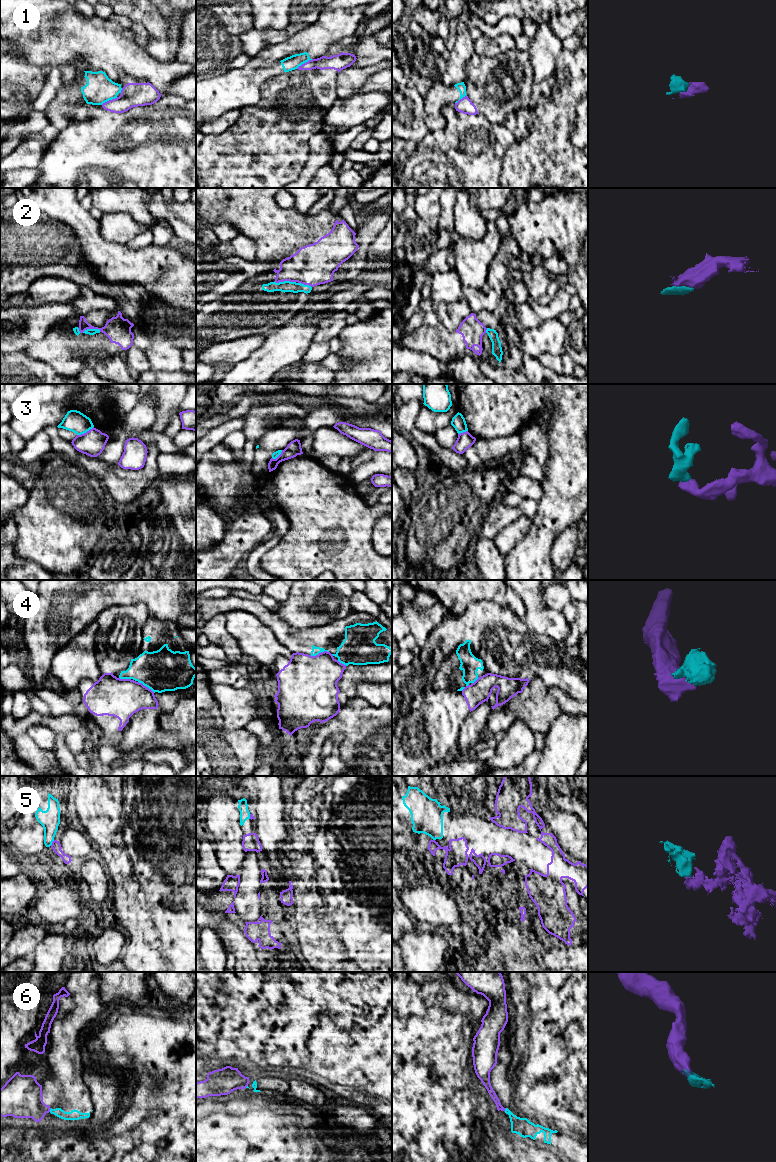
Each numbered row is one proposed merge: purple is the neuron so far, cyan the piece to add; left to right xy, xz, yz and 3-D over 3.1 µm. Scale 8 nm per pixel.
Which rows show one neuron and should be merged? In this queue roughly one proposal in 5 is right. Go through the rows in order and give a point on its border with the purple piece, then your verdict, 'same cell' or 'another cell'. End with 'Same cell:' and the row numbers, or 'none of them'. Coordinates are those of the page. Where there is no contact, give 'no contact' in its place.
1: meets purple in xy at (109, 100); another cell
2: meets purple in xz at (284, 280); same cell
3: meets purple in xy at (86, 432); another cell
4: meets purple in xz at (319, 653); another cell
5: meets purple in xy at (52, 843); same cell
6: meets purple in xy at (49, 1110); another cell
Same cell: 2, 5

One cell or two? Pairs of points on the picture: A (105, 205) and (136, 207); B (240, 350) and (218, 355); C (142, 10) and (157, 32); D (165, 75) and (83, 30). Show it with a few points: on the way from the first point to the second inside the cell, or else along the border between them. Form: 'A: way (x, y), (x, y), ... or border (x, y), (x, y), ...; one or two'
A: way (113, 205), (128, 205); one
B: way (235, 350), (223, 351); one
C: way (146, 15), (157, 27); one
D: way (145, 66), (103, 45); one

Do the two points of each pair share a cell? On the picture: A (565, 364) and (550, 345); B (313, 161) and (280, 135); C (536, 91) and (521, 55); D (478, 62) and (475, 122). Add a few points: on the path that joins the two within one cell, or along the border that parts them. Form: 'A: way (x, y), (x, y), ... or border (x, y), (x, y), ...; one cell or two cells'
A: border (565, 352), (561, 354), (541, 353), (537, 358); two cells
B: border (314, 134), (309, 140), (308, 159), (298, 177); two cells
C: way (527, 82), (527, 75), (521, 64); one cell
D: border (462, 112), (478, 114); two cells

